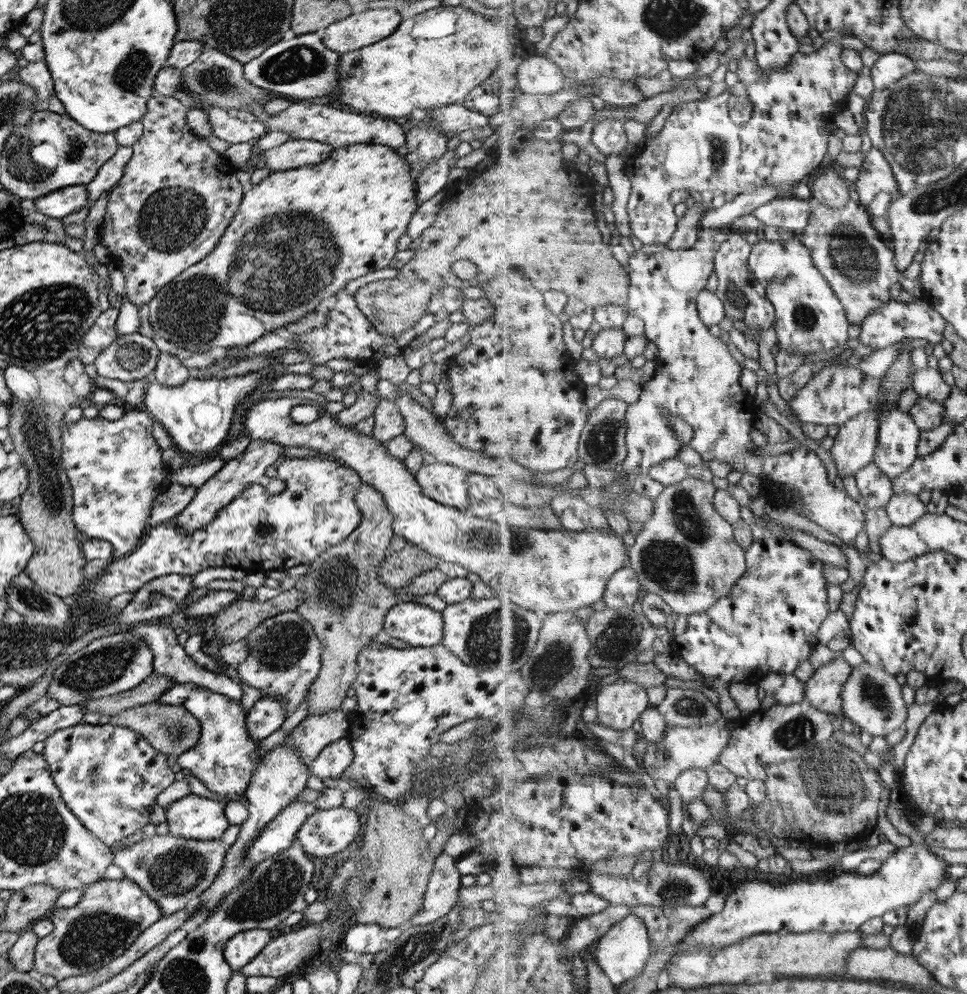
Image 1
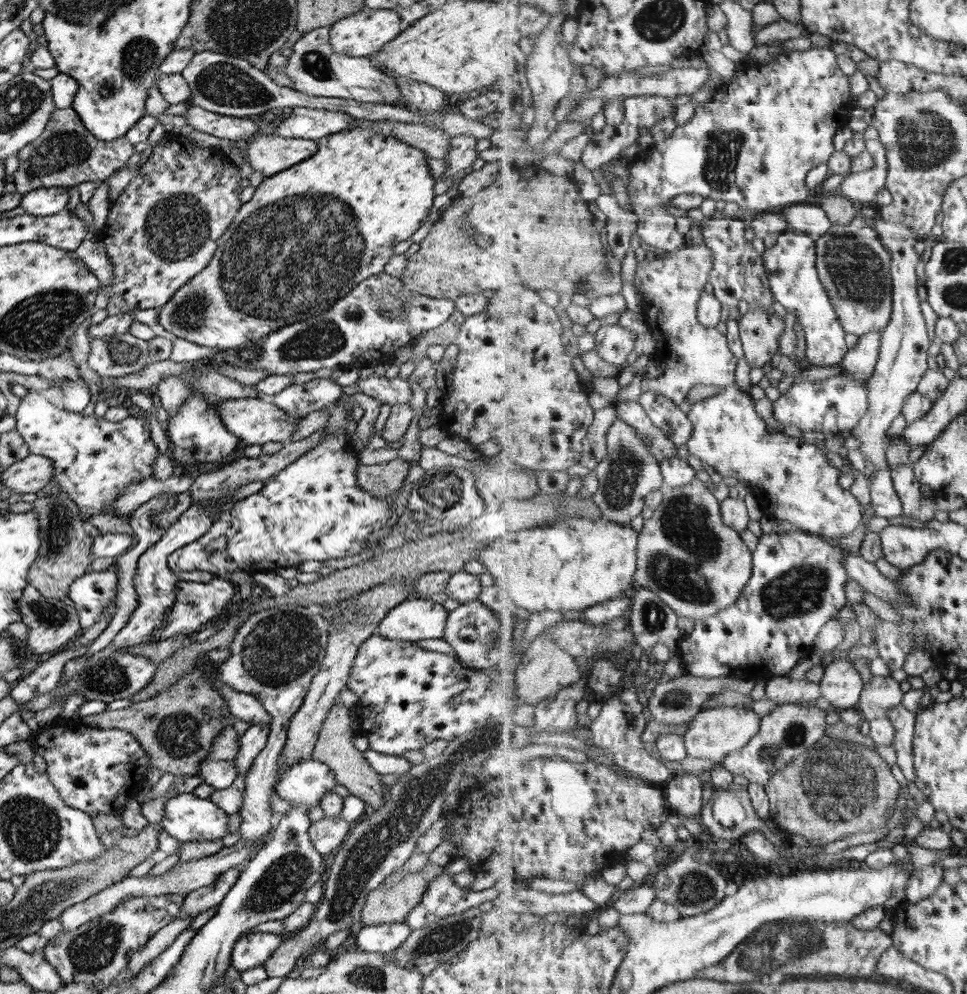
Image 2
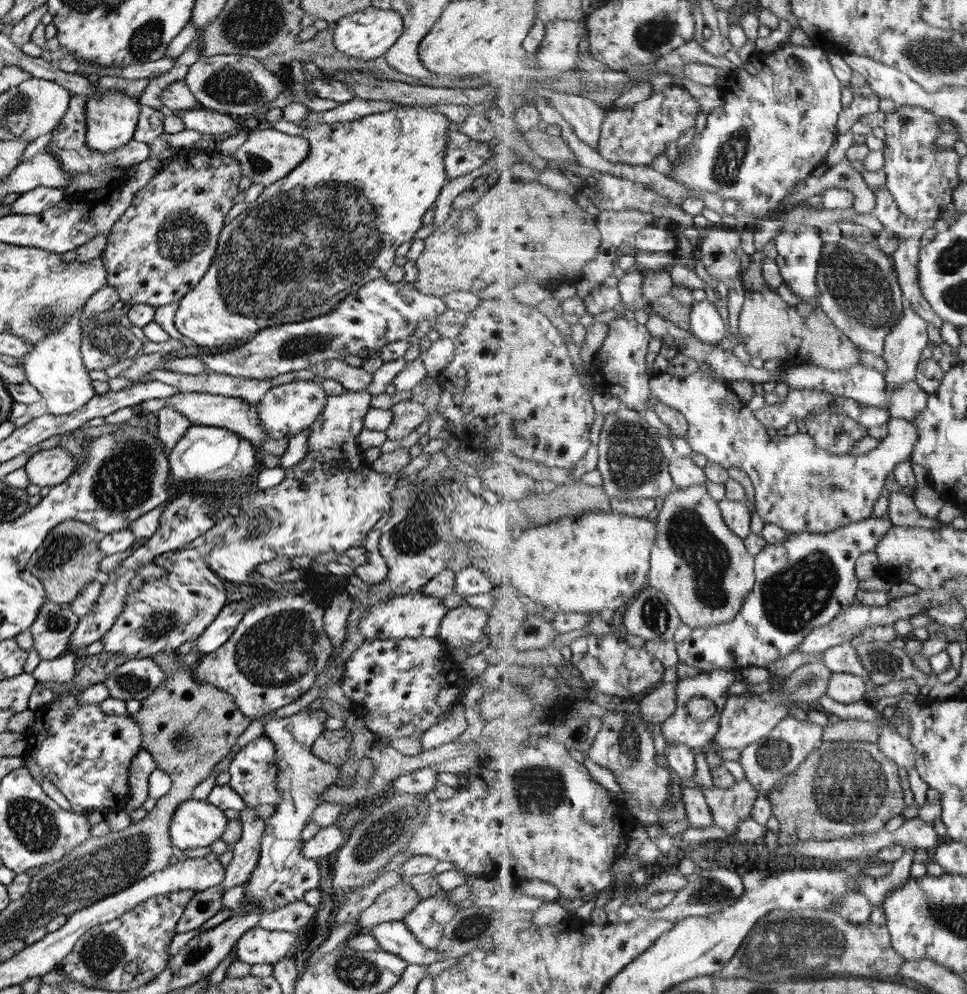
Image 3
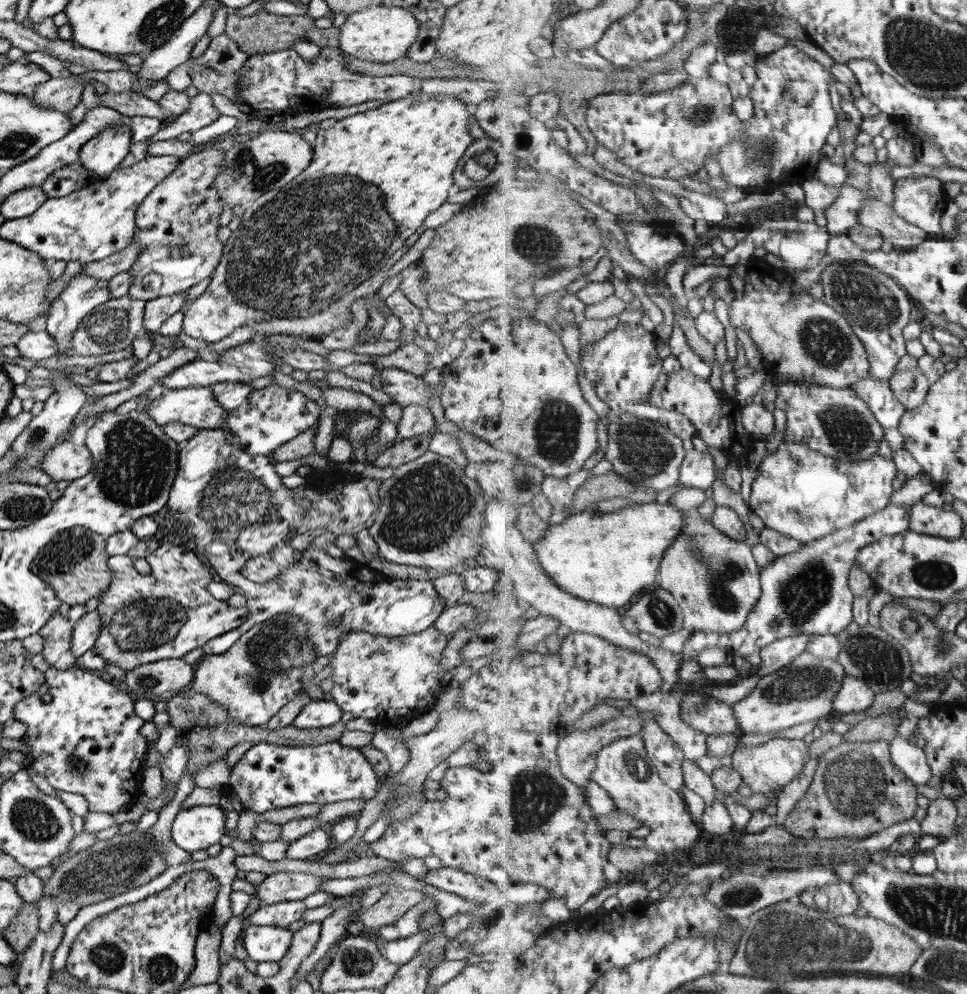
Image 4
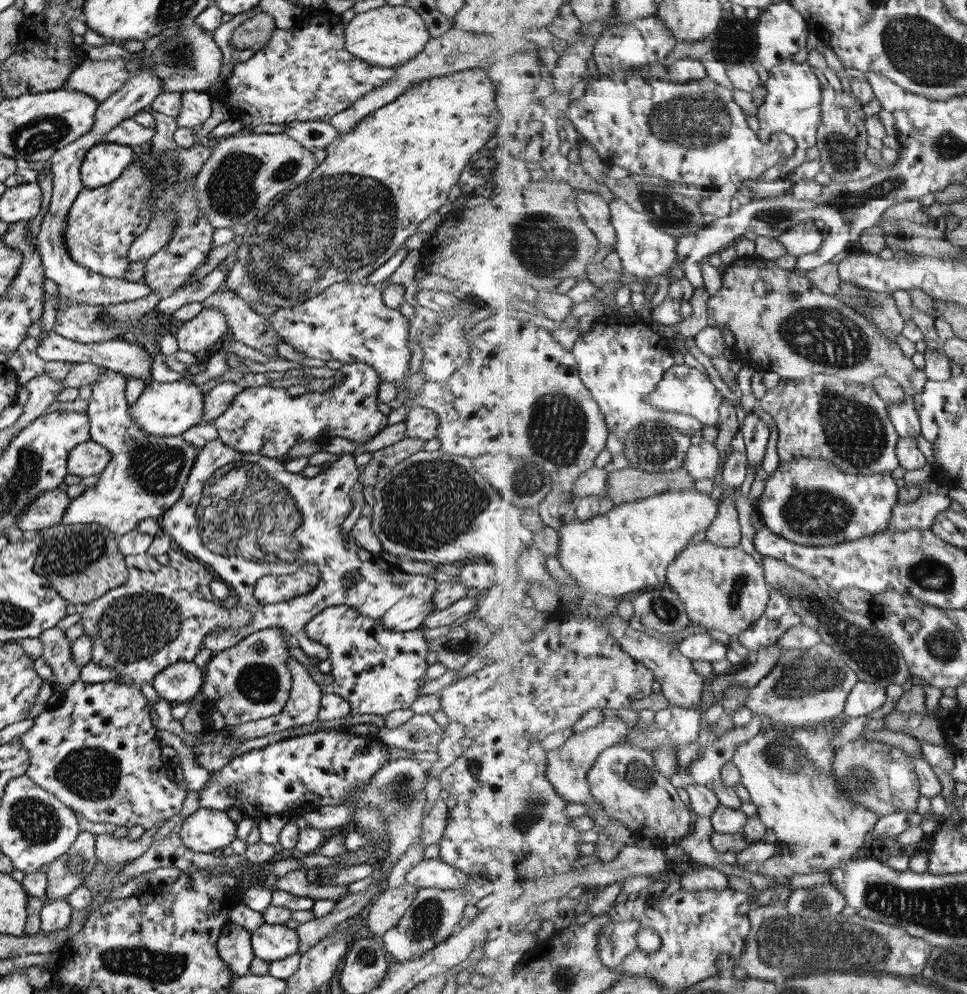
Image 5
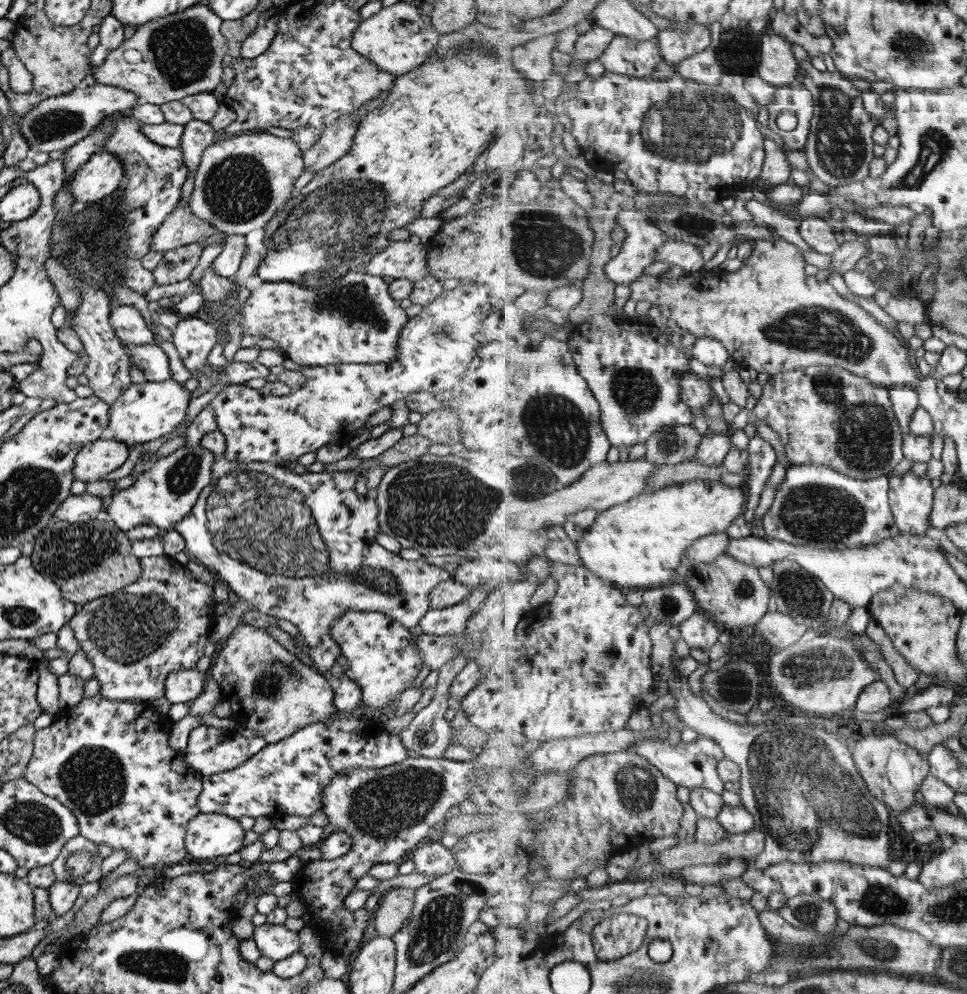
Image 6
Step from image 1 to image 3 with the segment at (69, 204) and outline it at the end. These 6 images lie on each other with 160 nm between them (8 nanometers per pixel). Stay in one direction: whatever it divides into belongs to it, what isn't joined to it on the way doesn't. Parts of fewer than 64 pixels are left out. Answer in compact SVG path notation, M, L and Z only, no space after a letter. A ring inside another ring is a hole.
M38 186L22 192L8 207L13 214L39 214L64 198L61 189Z

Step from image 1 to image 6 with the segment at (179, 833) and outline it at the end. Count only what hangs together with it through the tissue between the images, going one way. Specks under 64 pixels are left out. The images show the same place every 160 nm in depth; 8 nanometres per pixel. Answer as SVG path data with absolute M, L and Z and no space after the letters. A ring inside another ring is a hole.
M216 812L199 813L187 822L185 851L191 861L227 857L240 852L243 835L237 819Z

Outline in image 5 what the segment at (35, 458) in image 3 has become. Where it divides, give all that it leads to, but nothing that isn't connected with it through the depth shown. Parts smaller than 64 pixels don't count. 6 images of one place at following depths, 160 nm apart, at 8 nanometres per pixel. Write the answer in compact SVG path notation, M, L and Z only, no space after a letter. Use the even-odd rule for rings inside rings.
M91 440L76 444L68 452L65 466L71 476L93 476L99 474L109 460L109 453L100 444Z

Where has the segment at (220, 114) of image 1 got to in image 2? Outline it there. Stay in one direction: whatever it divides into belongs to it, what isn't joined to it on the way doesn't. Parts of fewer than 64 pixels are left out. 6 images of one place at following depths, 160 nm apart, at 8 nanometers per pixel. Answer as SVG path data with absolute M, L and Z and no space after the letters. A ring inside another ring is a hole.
M189 105L183 117L193 130L228 141L249 140L259 130L253 118L220 115L195 105Z

